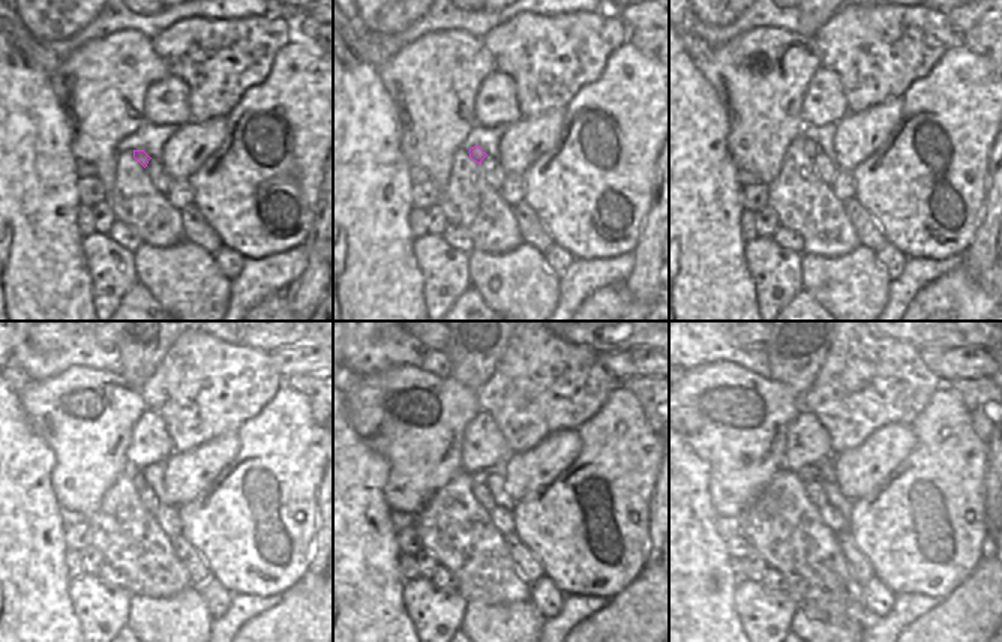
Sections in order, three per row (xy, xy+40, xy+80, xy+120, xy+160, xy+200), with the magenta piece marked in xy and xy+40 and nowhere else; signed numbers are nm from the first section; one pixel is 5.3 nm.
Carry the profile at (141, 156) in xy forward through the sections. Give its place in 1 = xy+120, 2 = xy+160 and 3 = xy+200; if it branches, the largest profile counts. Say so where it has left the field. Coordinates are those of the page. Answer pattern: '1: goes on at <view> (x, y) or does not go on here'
1: goes on at xy+120 (138, 482)
2: goes on at xy+160 (479, 477)
3: goes on at xy+200 (810, 471)

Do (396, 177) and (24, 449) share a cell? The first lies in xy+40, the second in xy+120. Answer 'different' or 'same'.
same

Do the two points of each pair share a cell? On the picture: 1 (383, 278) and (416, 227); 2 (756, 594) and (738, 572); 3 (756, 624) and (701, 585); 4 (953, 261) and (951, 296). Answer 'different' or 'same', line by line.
1: different
2: different
3: different
4: different

